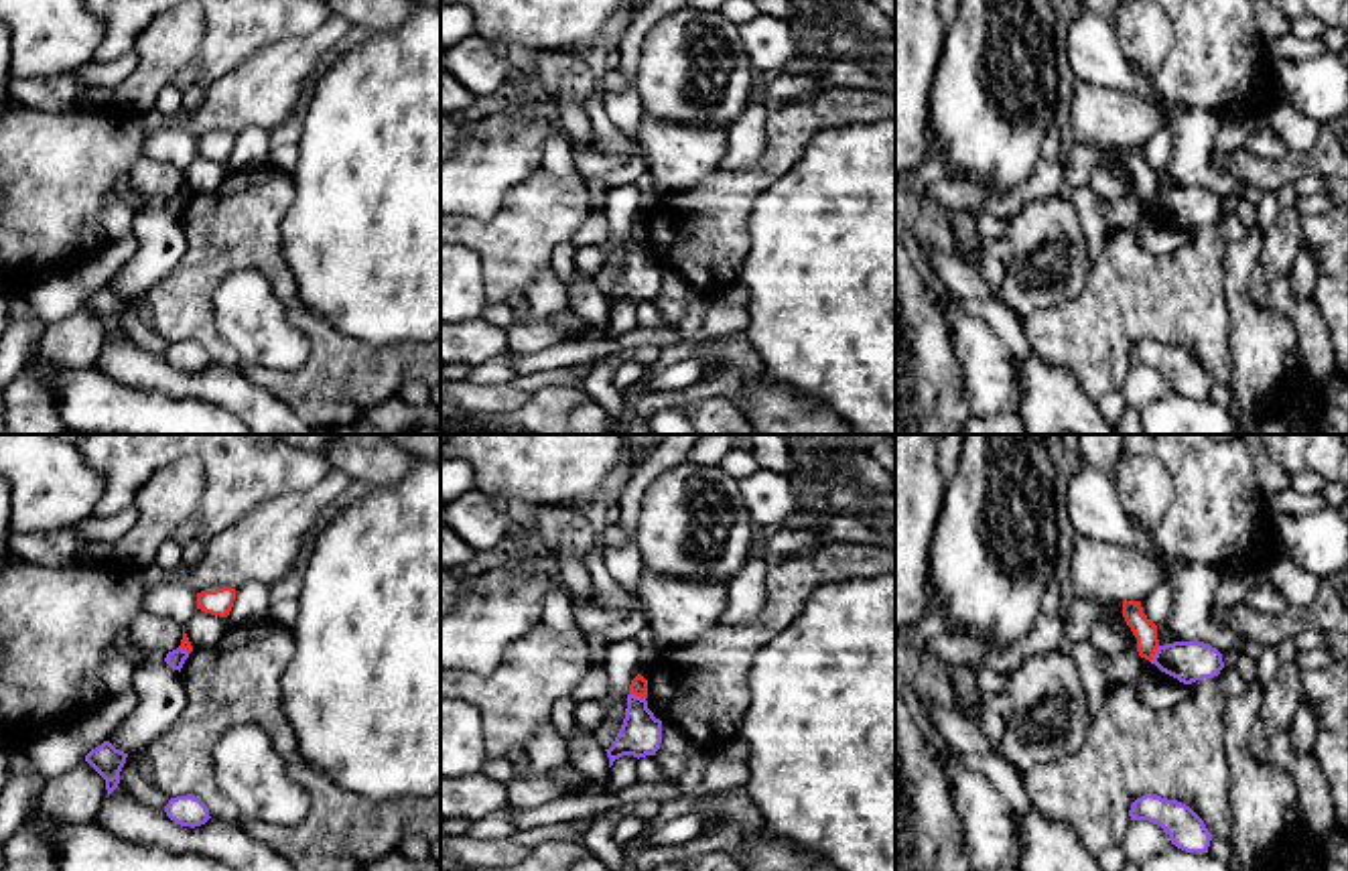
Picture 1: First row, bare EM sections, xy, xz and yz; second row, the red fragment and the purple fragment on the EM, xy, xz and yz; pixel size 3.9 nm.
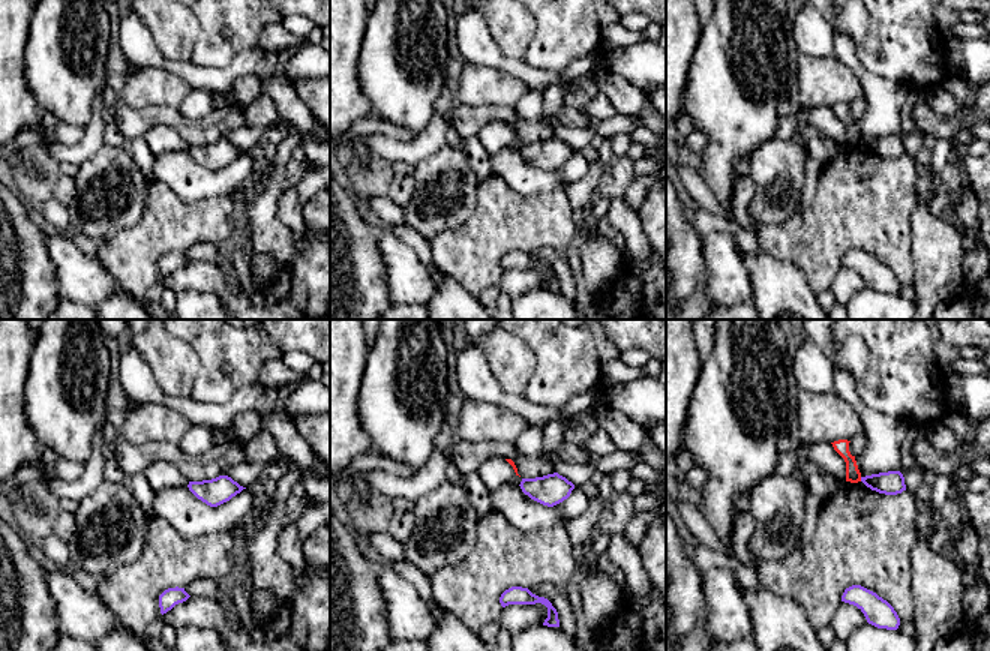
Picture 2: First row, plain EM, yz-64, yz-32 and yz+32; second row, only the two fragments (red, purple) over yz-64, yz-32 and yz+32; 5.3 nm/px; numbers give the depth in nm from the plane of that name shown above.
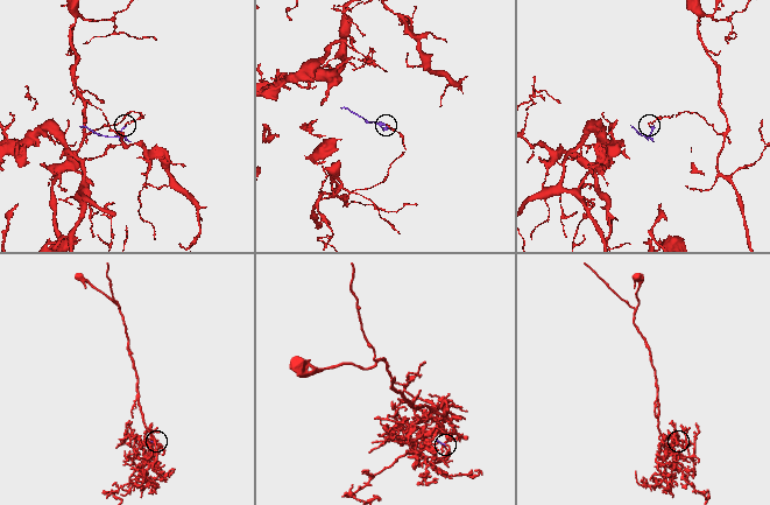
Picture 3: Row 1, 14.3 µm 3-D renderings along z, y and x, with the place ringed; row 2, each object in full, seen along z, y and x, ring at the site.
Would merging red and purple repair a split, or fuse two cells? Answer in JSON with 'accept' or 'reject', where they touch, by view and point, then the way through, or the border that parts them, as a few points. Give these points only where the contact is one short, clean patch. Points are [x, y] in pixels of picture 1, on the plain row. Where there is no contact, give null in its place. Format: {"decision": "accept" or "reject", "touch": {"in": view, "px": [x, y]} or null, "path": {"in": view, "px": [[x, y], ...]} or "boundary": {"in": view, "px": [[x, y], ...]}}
{"decision": "reject", "touch": {"in": "xz", "px": [638, 240]}, "boundary": {"in": "xz", "px": [[630, 238], [644, 244]]}}

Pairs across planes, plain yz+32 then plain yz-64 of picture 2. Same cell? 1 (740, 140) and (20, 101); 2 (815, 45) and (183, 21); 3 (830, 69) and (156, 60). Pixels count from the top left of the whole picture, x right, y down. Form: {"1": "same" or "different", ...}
{"1": "different", "2": "different", "3": "different"}

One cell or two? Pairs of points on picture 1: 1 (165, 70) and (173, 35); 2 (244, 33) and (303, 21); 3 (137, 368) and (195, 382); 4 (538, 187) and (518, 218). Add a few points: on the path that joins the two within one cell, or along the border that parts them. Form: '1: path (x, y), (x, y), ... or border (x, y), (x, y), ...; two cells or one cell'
1: path (165, 61), (165, 51), (171, 43); one cell
2: path (258, 21), (289, 21); one cell
3: path (151, 372), (181, 382); one cell
4: path (538, 195), (526, 210); one cell

